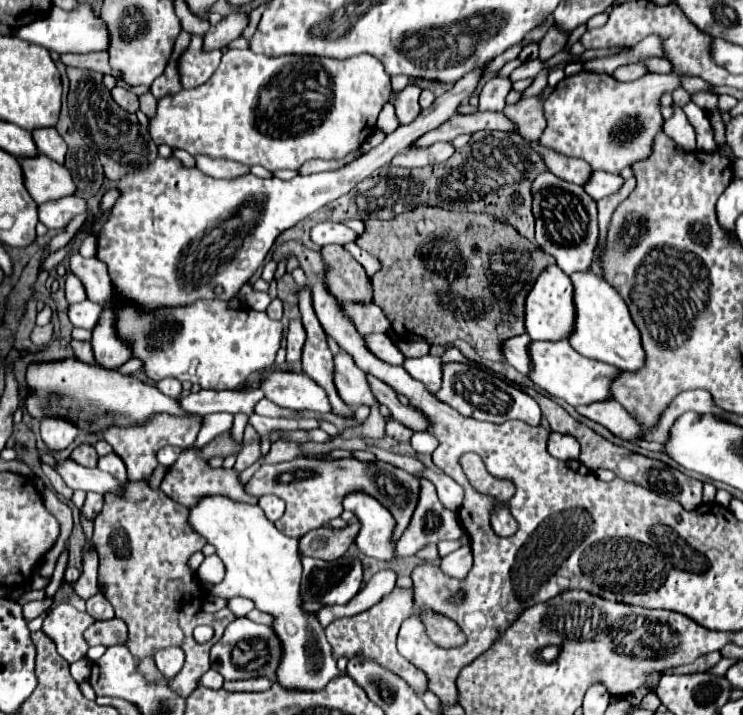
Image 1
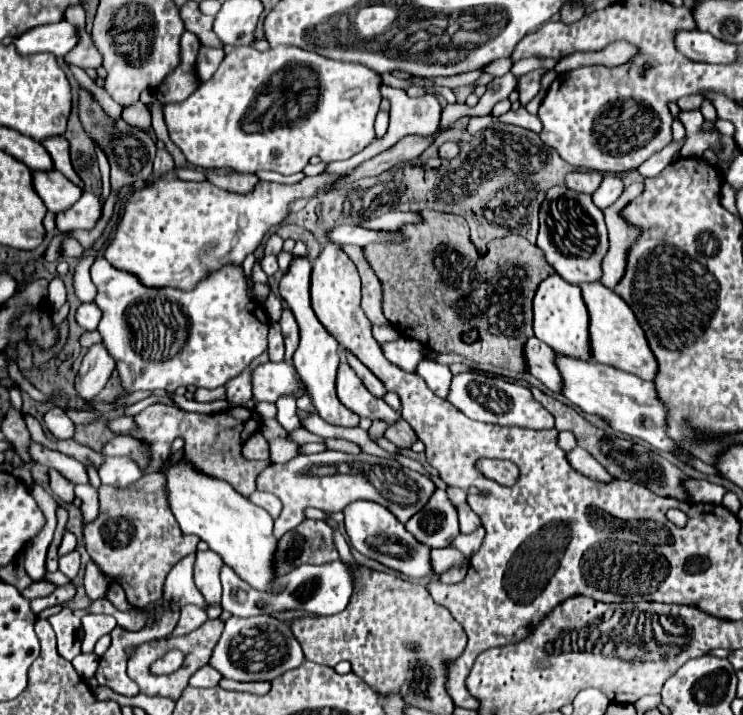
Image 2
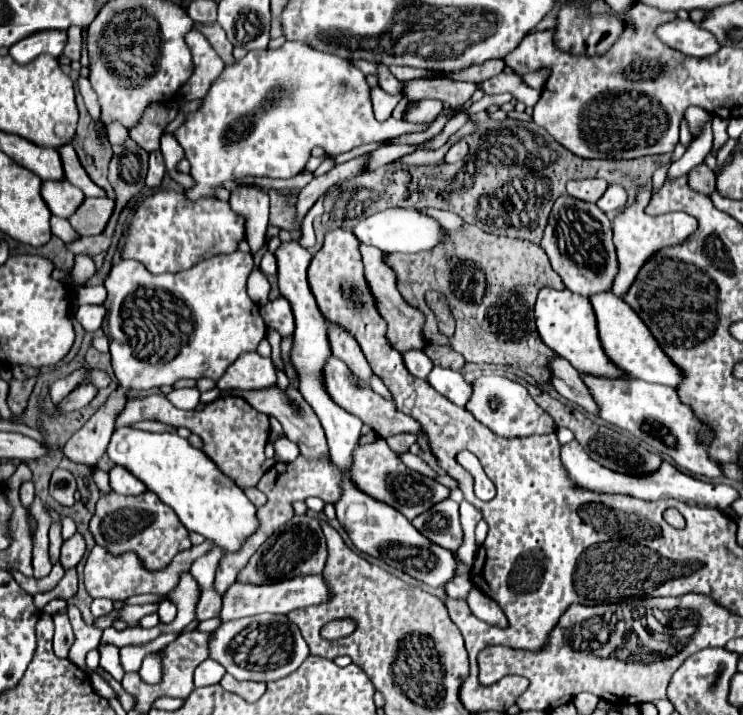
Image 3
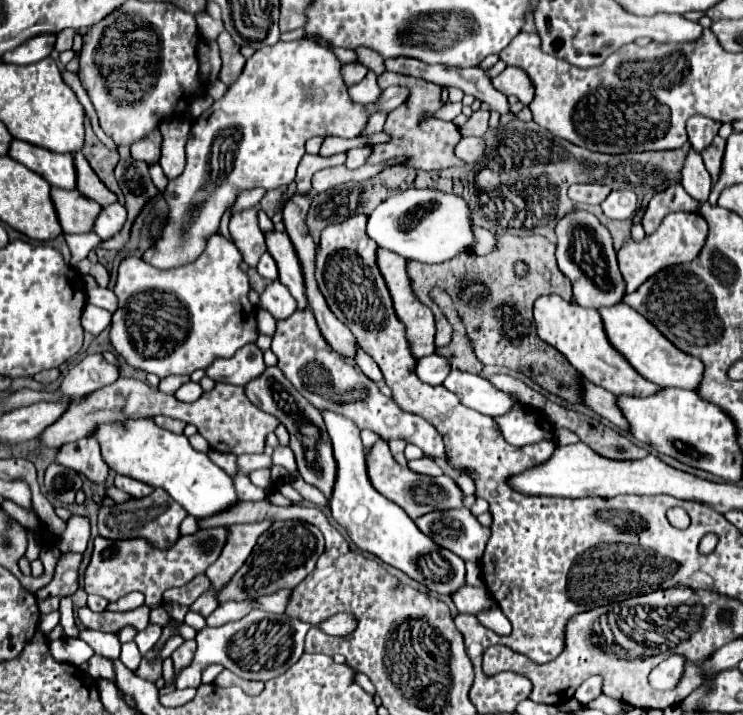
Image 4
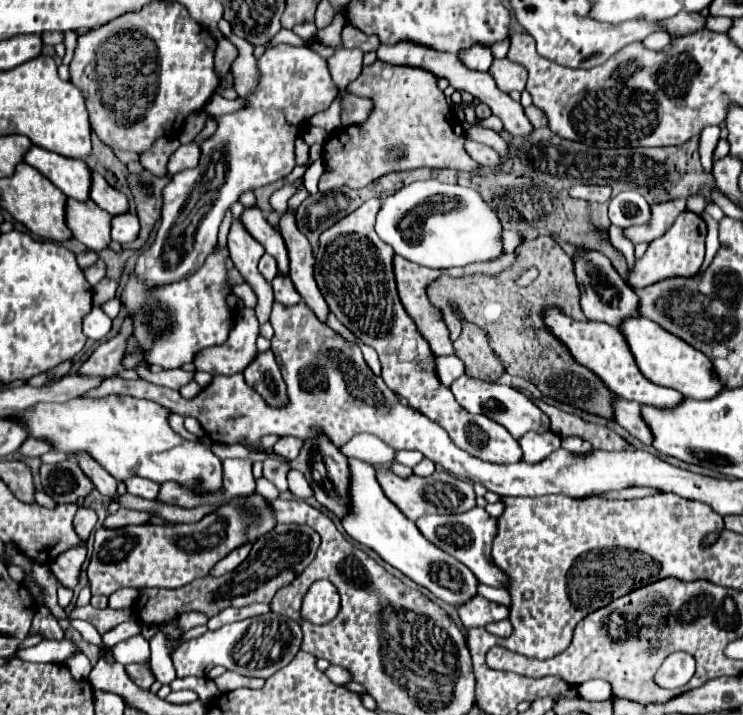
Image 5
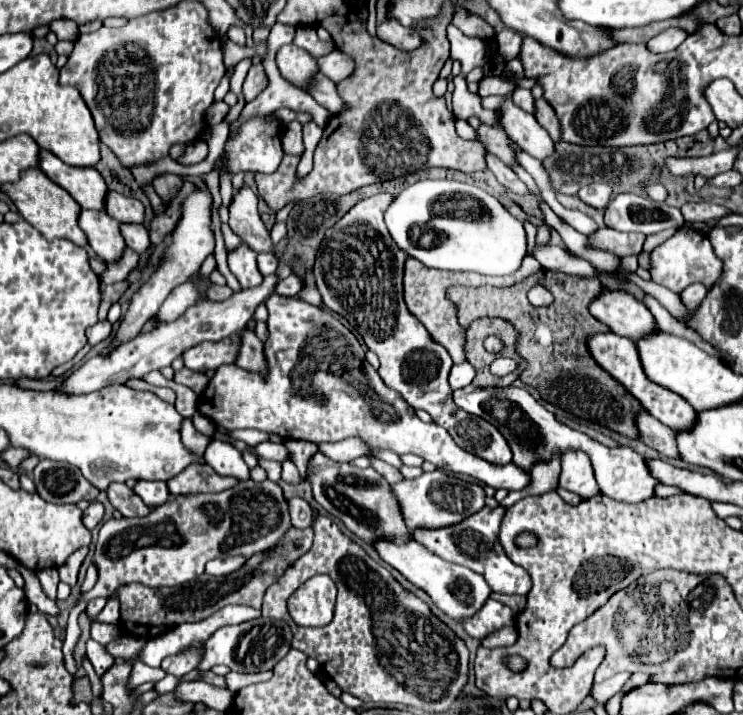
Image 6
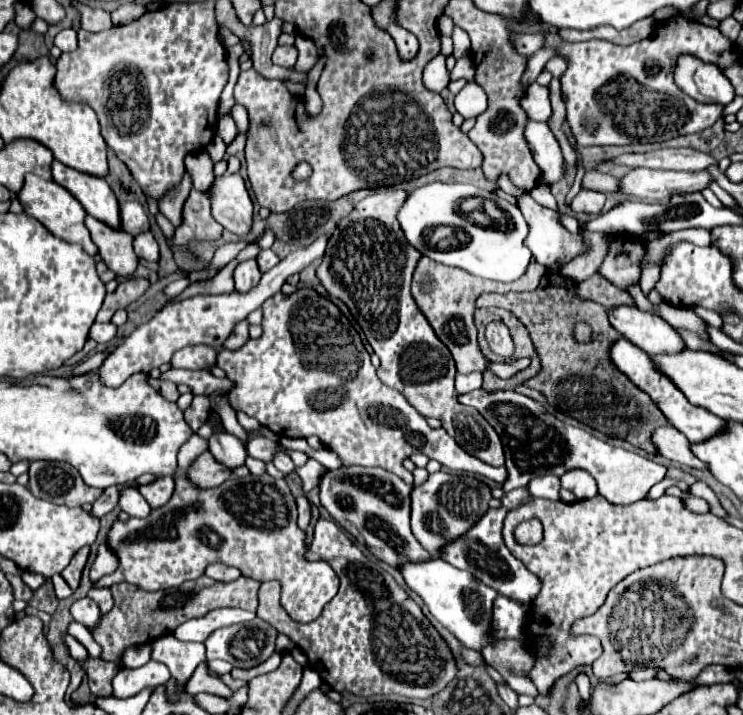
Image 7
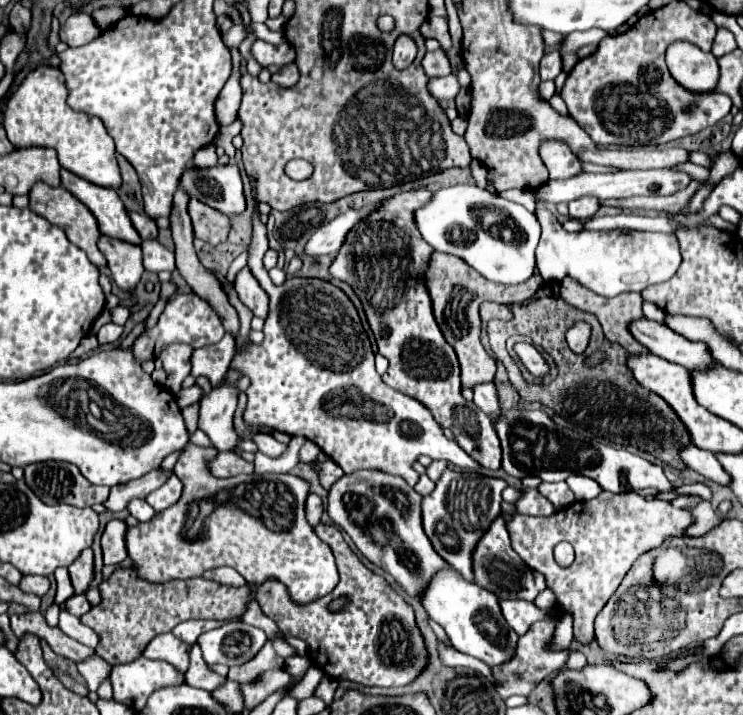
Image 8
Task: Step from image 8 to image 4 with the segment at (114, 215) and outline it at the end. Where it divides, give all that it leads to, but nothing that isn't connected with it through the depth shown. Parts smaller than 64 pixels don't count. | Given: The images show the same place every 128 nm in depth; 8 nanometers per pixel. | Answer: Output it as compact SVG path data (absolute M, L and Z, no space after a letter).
M14 140L10 146L10 158L24 164L26 168L34 170L42 178L50 182L50 186L74 190L78 182L78 174L74 170L74 156L72 154L56 154L46 148L38 148L26 144L22 140Z

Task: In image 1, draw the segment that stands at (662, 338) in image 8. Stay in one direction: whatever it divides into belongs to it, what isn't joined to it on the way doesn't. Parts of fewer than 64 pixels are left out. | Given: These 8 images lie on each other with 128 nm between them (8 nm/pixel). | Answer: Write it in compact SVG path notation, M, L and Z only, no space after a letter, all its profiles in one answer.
M552 172L540 174L532 184L534 218L536 218L536 244L546 254L556 258L564 274L590 270L594 250L598 246L598 210L596 202L582 186L560 180Z

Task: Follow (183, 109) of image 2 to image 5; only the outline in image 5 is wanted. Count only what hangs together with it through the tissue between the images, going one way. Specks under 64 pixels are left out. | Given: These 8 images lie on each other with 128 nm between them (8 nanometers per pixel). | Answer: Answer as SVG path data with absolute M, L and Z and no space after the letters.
M278 44L270 50L264 52L264 56L258 60L260 68L260 84L254 94L250 94L246 100L246 108L226 114L218 118L218 130L216 134L206 140L202 148L202 158L200 164L194 170L184 170L180 174L172 176L172 182L164 188L164 208L162 208L162 220L160 228L156 234L154 244L144 250L136 262L136 274L146 282L146 286L166 286L166 282L180 282L182 278L190 278L202 262L210 256L210 250L216 246L218 238L218 228L224 218L226 208L230 208L238 196L246 190L254 190L258 186L270 184L274 180L280 180L288 176L294 168L294 140L300 136L304 122L320 112L326 110L332 100L336 98L336 86L330 78L326 60L320 58L316 52L312 52L306 46L288 46L288 44Z

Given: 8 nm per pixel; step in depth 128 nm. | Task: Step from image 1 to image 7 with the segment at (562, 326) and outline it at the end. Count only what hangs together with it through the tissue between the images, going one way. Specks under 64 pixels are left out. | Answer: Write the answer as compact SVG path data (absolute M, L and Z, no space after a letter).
M618 340L612 348L610 348L610 356L614 358L614 364L618 366L620 372L624 372L640 390L644 390L646 394L650 394L650 398L658 404L658 408L664 412L664 416L668 418L668 422L678 428L692 444L694 442L704 442L706 438L712 438L714 434L722 434L722 430L726 430L726 422L714 414L710 414L708 410L702 410L694 404L690 404L686 400L686 396L674 386L674 382L670 382L670 378L666 378L666 374L660 374L660 370L654 366L652 356L648 356L644 350L640 350L638 346L634 346L628 340Z

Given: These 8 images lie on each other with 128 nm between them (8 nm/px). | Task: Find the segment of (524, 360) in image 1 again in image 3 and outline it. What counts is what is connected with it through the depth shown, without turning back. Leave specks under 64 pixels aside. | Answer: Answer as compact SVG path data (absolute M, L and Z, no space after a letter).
M554 358L550 362L552 370L552 386L570 402L576 402L590 414L598 414L598 404L594 404L594 398L590 398L590 390L586 390L586 384L582 384L582 374L564 358Z

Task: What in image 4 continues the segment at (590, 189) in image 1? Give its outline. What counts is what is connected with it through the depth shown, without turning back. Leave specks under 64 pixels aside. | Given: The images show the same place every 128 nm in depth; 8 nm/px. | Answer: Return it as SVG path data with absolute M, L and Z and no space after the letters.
M632 190L610 192L610 196L602 202L602 210L608 218L628 220L636 212L636 194Z

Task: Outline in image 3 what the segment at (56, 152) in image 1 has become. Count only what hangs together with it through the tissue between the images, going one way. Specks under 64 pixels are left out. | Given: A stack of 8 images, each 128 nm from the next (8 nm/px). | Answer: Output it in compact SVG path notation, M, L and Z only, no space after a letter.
M70 144L58 148L60 156L62 156L62 164L64 164L64 174L66 174L66 180L74 186L78 186L86 196L106 196L106 192L96 186L90 176L86 174L86 170L82 170L82 164L78 162L78 156L74 152L74 148Z

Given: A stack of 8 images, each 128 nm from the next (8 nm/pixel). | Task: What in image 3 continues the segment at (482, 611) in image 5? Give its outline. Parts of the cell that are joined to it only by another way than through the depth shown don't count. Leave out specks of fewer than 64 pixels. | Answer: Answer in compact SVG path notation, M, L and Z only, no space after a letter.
M462 574L462 576L452 578L446 584L446 594L448 594L448 598L462 598L462 600L466 600L472 588L474 588L474 584L470 582L470 576Z

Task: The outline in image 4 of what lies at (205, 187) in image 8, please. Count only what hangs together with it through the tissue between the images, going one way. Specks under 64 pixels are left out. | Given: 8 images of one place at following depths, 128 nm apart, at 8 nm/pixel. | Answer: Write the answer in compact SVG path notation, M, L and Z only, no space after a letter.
M270 230L264 232L266 236L266 246L268 252L272 254L272 258L278 264L278 278L280 282L290 290L290 294L296 298L298 308L306 308L306 296L304 296L304 280L302 280L302 270L300 270L300 262L298 256L294 252L294 246L288 238L286 232L278 232L278 230Z

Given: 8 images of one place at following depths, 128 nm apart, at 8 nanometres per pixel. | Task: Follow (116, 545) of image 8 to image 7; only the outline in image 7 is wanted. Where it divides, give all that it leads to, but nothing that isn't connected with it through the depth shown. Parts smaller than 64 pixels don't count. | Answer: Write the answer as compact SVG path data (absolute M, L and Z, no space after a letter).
M104 540L100 546L98 546L98 556L96 556L96 562L90 570L90 578L92 582L98 582L102 576L106 574L112 574L116 568L118 568L118 556L114 554L114 550L110 548L110 544Z

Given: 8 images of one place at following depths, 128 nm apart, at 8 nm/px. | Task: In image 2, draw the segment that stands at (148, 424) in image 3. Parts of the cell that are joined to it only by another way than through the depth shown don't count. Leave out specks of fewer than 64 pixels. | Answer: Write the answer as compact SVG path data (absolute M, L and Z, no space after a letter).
M120 416L120 418L114 418L108 422L108 426L114 430L114 432L130 432L136 428L136 422L132 416Z

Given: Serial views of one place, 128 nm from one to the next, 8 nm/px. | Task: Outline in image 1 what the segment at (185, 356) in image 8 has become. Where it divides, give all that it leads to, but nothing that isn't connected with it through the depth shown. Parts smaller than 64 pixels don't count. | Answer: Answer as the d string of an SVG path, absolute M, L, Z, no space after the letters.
M300 370L266 372L260 390L268 400L284 408L314 410L322 414L330 412L326 392Z

